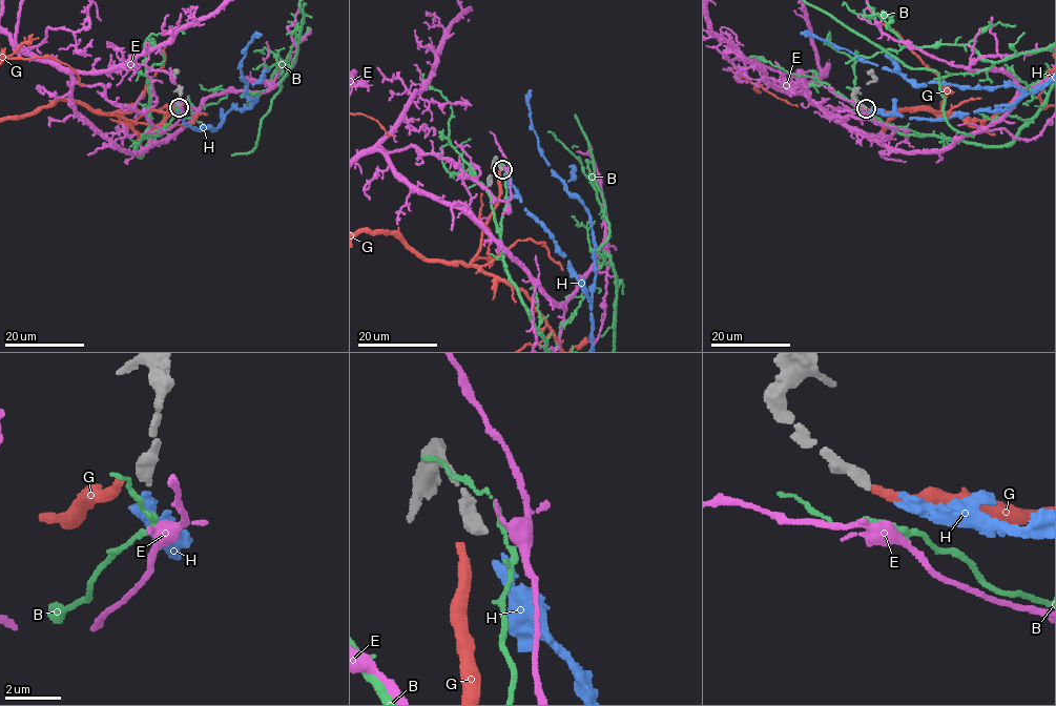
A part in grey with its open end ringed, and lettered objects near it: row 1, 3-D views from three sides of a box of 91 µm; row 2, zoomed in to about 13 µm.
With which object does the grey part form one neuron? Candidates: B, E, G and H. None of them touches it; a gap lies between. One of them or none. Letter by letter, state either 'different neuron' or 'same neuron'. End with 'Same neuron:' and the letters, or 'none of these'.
B: different neuron
E: different neuron
G: different neuron
H: same neuron
Same neuron: H

